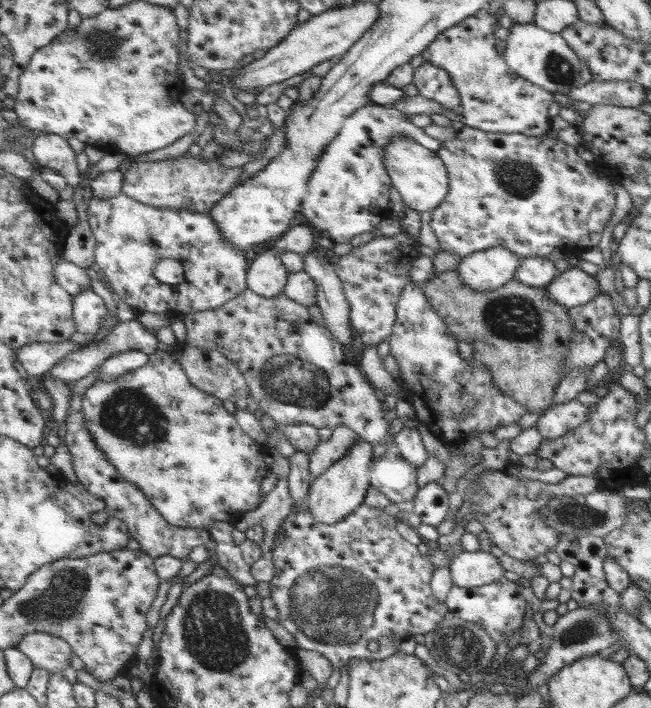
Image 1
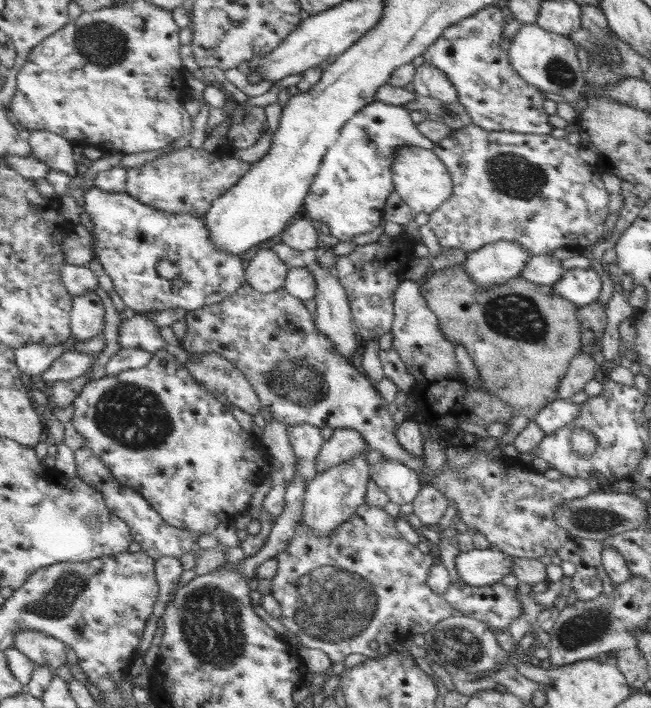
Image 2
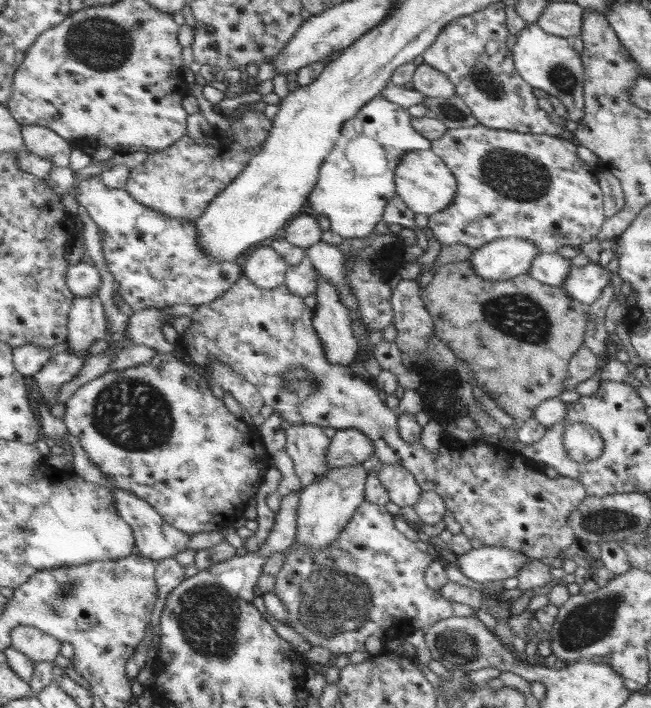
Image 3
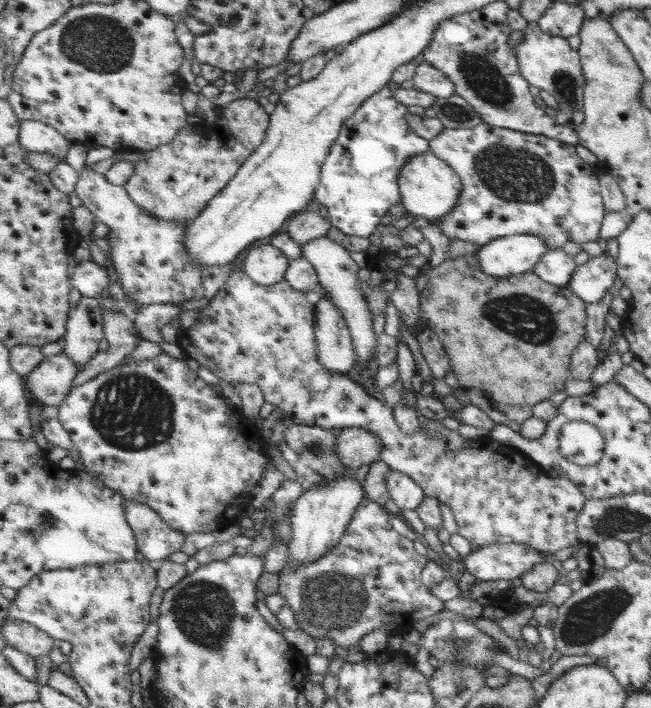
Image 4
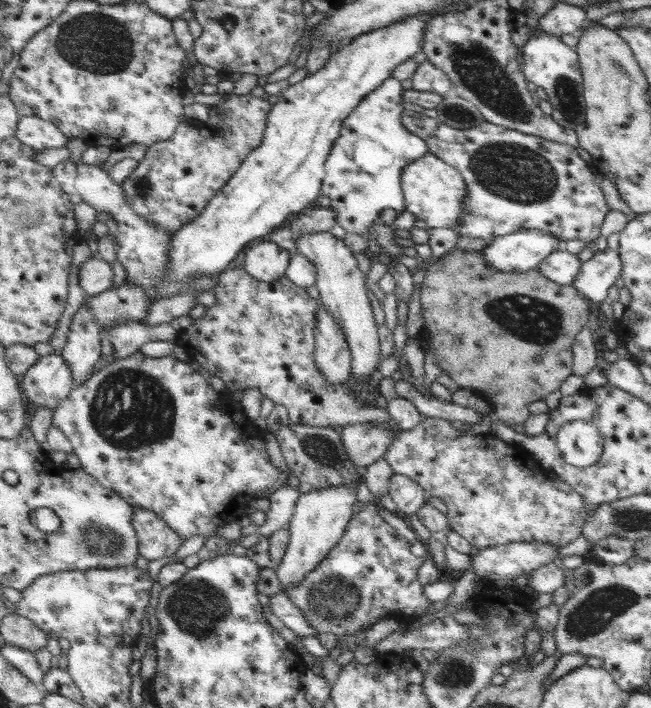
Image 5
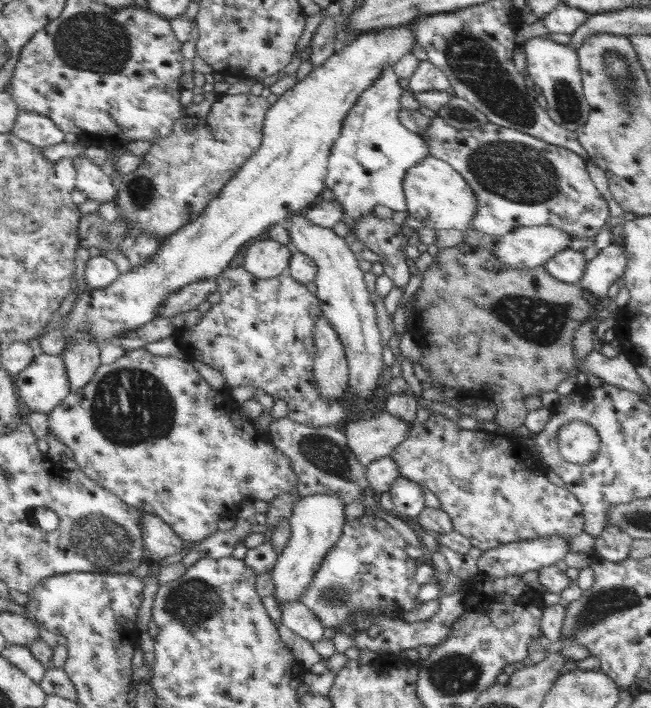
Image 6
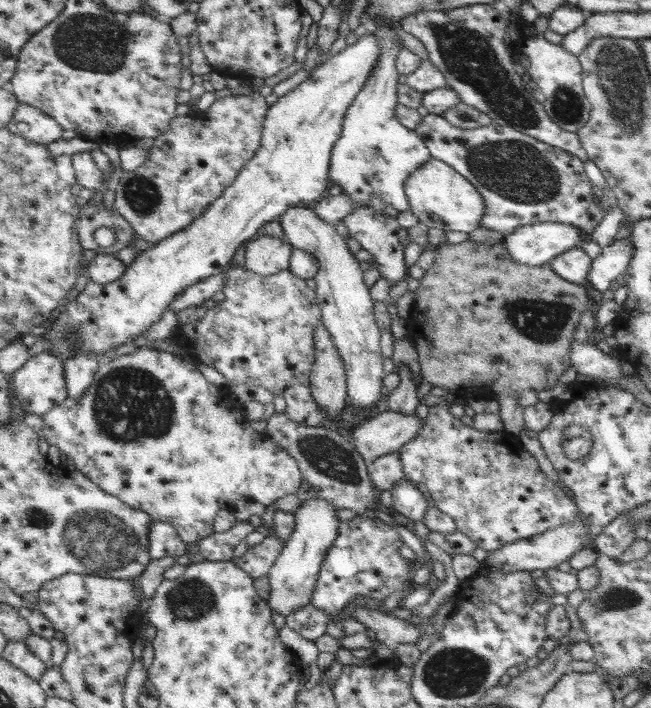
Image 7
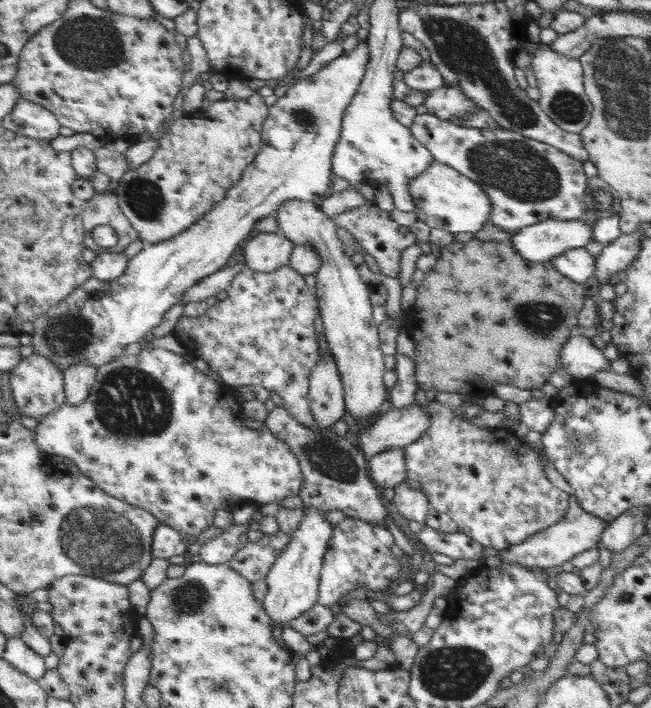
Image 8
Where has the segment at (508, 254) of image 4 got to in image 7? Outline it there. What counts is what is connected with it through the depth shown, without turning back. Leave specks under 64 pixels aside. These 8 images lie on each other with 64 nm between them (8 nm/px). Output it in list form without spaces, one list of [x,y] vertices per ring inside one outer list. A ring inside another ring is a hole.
[[[543,222],[517,228],[513,234],[503,238],[503,244],[519,264],[541,266],[549,264],[555,256],[577,248],[585,234],[587,232],[575,224]]]

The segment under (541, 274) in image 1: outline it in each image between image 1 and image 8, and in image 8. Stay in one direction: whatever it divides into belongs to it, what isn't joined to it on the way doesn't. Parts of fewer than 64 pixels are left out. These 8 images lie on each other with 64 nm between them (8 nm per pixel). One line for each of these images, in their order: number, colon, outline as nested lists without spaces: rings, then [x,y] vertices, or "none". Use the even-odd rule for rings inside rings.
2: [[[537,254],[531,256],[529,262],[525,264],[523,272],[519,276],[527,278],[529,282],[543,284],[543,286],[555,286],[555,282],[561,278],[565,268],[561,268],[561,260],[553,258],[551,254]]]
3: [[[553,252],[553,254],[539,254],[531,262],[531,268],[527,274],[547,286],[561,286],[571,270],[573,270],[571,260]]]
4: [[[557,248],[543,254],[533,266],[533,272],[553,286],[567,286],[575,268],[577,264],[573,262],[573,256],[567,256],[561,248]]]
5: [[[561,248],[551,252],[551,256],[547,256],[537,268],[551,282],[557,282],[561,286],[571,286],[579,274],[581,264],[583,262],[577,258],[577,254],[569,254],[567,250]]]
6: [[[567,248],[567,250],[555,254],[553,258],[549,258],[543,266],[557,280],[567,282],[567,284],[577,284],[583,278],[587,262],[589,260],[585,260],[583,252],[575,252],[571,248]]]
7: [[[577,246],[577,248],[571,248],[571,250],[555,256],[549,264],[551,264],[551,270],[557,276],[561,276],[563,280],[583,286],[587,282],[587,276],[589,276],[589,270],[591,270],[591,262],[593,260]]]
8: [[[573,248],[557,258],[551,260],[551,264],[569,280],[577,284],[585,284],[591,276],[595,276],[595,256],[591,256],[585,248]]]

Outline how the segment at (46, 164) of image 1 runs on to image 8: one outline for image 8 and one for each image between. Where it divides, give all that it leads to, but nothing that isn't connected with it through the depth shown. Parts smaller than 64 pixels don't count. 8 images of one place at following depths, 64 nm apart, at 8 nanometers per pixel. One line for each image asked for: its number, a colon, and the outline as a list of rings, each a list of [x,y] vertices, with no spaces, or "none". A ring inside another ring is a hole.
2: [[[27,130],[27,134],[29,134],[27,140],[31,142],[35,158],[71,176],[77,174],[77,154],[69,138],[49,132],[49,130]]]
3: [[[23,124],[23,140],[25,146],[21,154],[37,154],[39,158],[47,158],[55,162],[55,166],[71,166],[71,154],[75,142],[59,136],[55,130],[41,124]]]
4: [[[21,120],[19,144],[29,152],[49,152],[67,160],[67,154],[73,146],[69,138],[59,134],[51,124],[43,120]]]
5: [[[21,116],[17,126],[17,138],[37,148],[39,152],[49,148],[63,148],[69,144],[69,138],[57,128],[57,124],[41,116]]]
6: [[[23,108],[19,112],[19,118],[15,120],[11,134],[19,136],[35,146],[41,146],[41,148],[49,148],[49,146],[65,142],[65,134],[57,126],[55,120],[51,120],[49,116],[43,116],[39,112],[31,112],[31,110],[23,110]]]
7: [[[19,104],[7,130],[11,130],[17,136],[23,136],[27,140],[43,142],[47,146],[51,142],[61,140],[61,136],[63,136],[61,122],[31,104]]]
8: [[[21,98],[13,112],[9,112],[3,120],[3,128],[13,130],[15,134],[27,136],[27,138],[45,138],[45,140],[55,140],[59,138],[61,122],[55,116],[53,110],[47,106]]]

